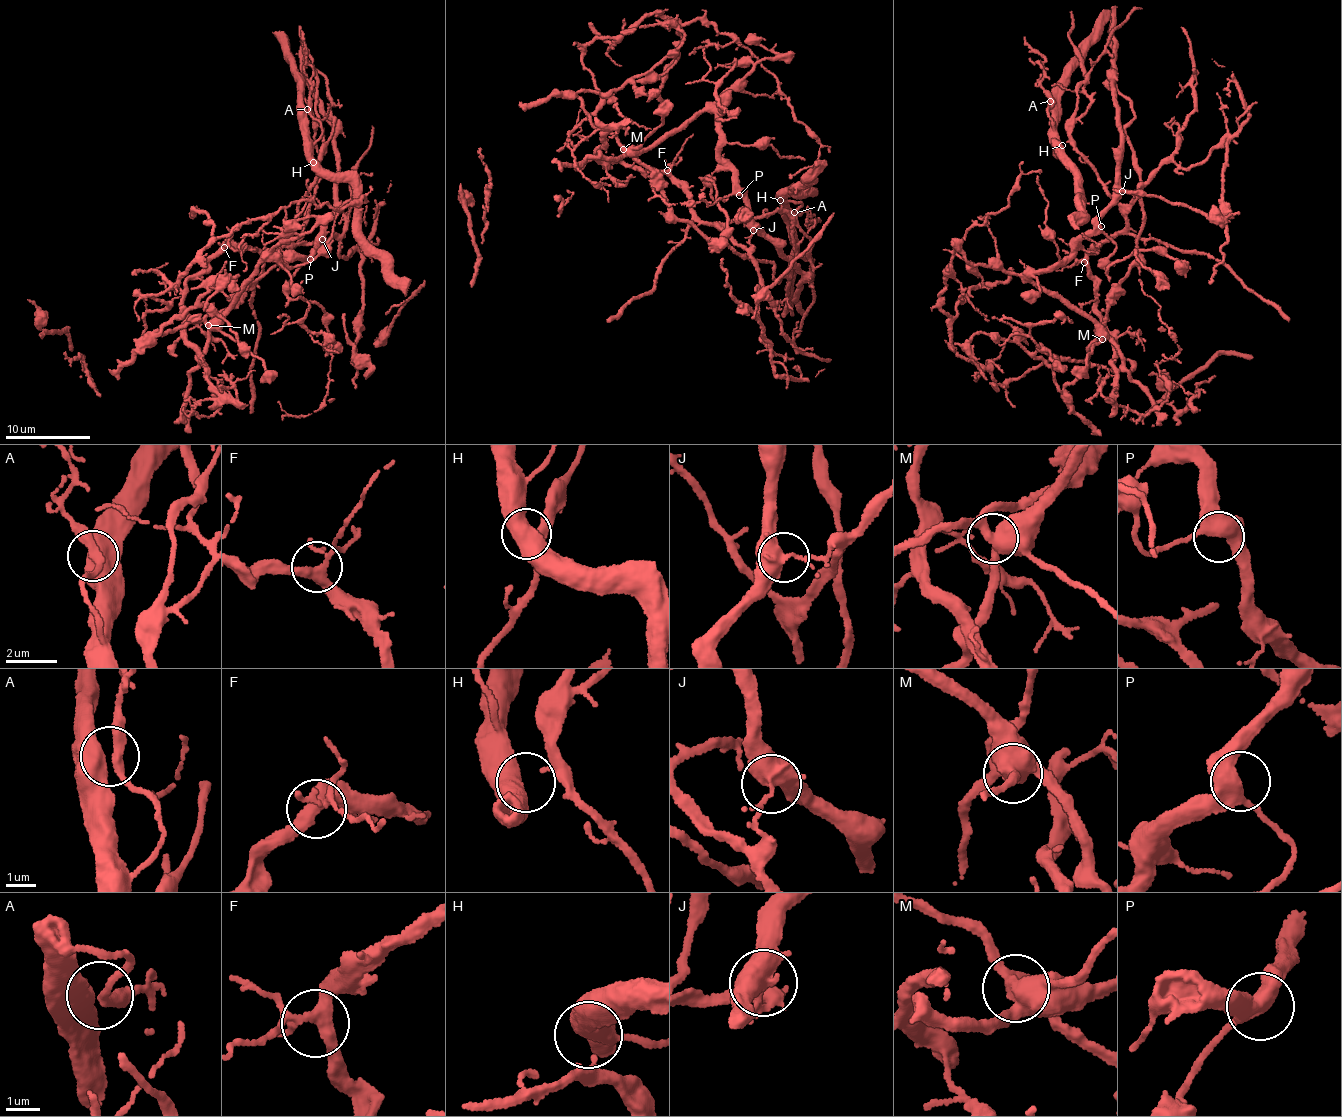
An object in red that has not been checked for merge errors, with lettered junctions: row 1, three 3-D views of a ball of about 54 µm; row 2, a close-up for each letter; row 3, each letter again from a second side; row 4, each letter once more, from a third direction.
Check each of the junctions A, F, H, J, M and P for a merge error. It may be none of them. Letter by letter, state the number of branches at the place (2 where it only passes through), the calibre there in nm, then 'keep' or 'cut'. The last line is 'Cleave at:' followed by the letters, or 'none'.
A: branches 3; calibre 400 nm; keep
F: branches 4; calibre 360 nm; keep
H: branches 3; calibre 440 nm; keep
J: branches 4; calibre 440 nm; cut
M: branches 4; calibre 480 nm; cut
P: branches 4; calibre 440 nm; keep
Cleave at: J, M

